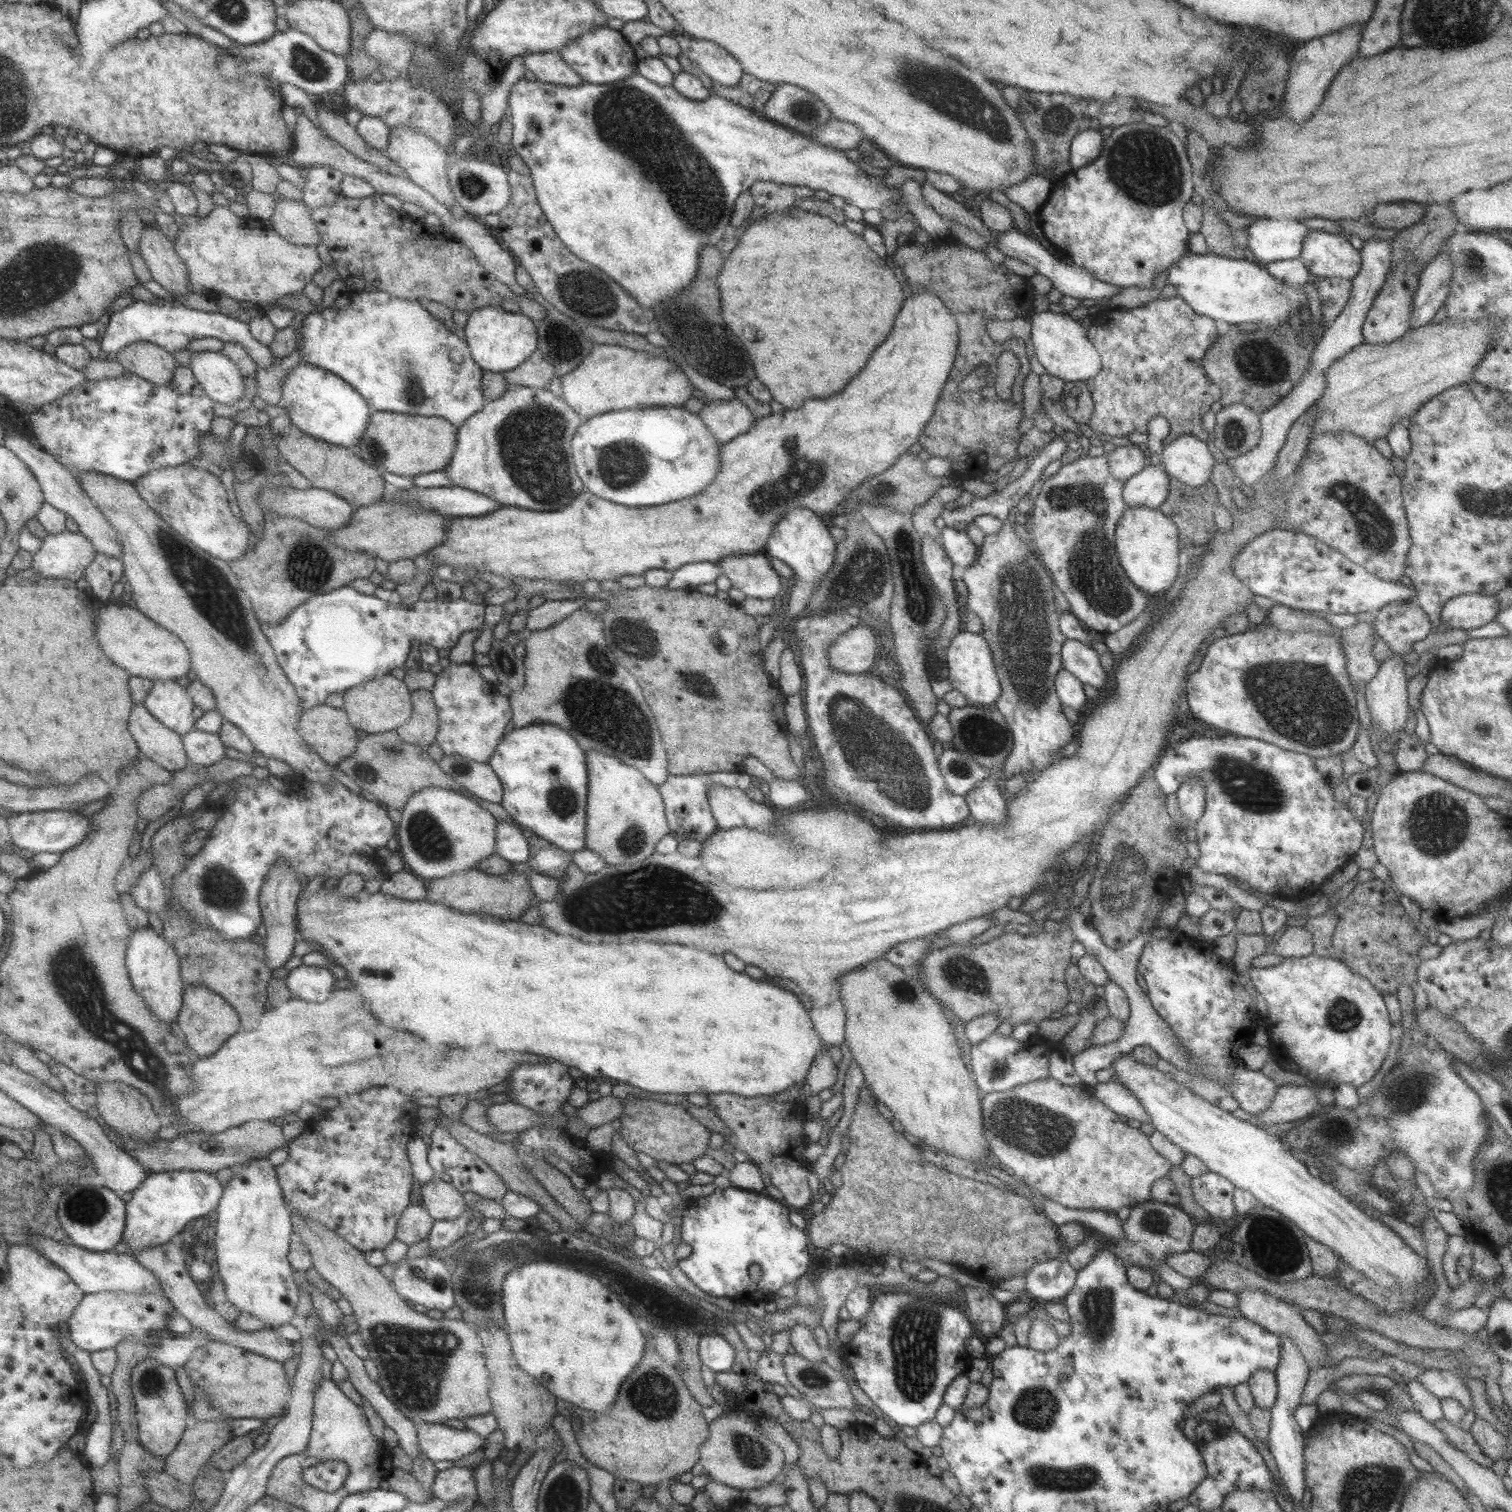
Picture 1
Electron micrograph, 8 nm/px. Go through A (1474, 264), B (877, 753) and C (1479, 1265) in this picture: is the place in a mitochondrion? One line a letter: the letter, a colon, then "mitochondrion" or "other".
A: mitochondrion
B: mitochondrion
C: other

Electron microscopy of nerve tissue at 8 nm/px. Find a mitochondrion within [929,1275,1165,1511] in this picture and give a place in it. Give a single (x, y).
(1049, 1478)

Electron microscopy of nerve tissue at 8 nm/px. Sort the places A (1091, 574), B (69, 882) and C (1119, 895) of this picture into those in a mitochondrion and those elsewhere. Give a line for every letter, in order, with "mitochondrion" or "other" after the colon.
A: mitochondrion
B: other
C: mitochondrion

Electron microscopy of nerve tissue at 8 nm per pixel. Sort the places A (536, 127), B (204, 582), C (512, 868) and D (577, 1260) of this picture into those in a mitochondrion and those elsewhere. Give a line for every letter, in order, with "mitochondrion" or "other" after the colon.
A: other
B: mitochondrion
C: other
D: other

